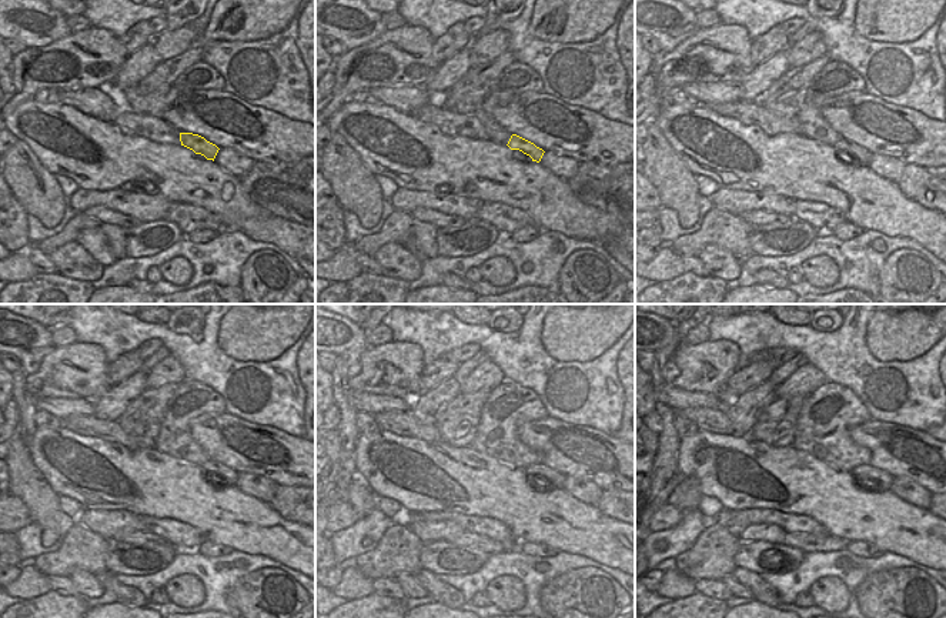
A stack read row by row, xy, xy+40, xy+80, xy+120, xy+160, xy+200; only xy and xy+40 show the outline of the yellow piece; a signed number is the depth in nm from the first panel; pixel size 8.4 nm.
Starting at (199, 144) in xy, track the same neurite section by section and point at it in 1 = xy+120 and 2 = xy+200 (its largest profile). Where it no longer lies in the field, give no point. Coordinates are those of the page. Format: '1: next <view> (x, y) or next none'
1: next xy+120 (227, 477)
2: next xy+200 (871, 478)

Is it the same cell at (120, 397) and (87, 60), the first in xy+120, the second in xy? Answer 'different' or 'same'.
different

